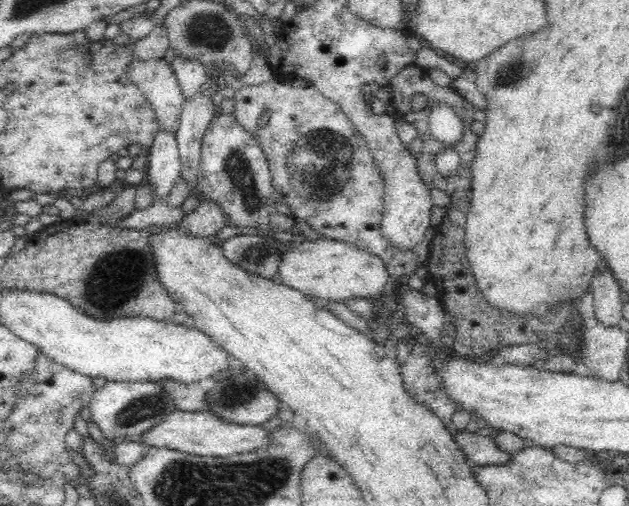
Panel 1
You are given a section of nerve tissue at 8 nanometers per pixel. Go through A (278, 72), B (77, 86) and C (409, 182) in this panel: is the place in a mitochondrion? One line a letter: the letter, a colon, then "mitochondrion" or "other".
A: other
B: other
C: other

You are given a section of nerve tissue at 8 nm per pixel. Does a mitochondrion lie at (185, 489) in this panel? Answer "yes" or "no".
yes

